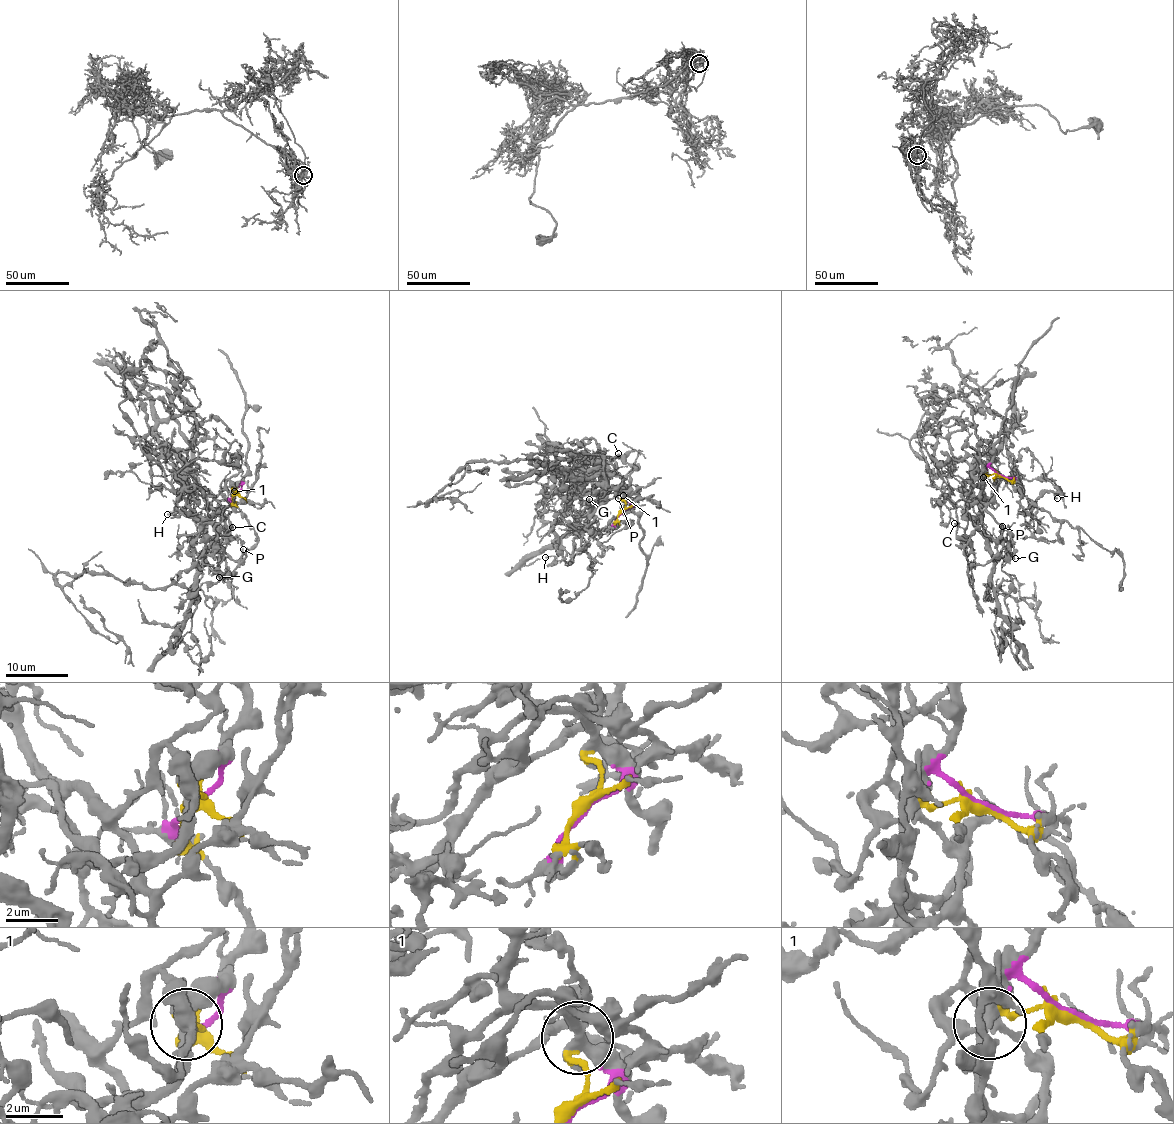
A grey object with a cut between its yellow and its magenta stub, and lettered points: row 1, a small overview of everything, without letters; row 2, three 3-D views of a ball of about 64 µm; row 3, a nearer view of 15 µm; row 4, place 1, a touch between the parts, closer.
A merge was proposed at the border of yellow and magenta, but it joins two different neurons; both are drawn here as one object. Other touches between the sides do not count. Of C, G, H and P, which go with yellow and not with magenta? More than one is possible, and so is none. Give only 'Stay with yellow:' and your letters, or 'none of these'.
Stay with yellow: G, P

